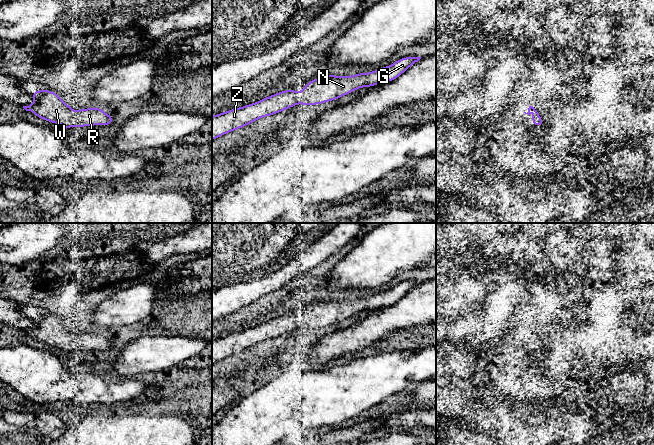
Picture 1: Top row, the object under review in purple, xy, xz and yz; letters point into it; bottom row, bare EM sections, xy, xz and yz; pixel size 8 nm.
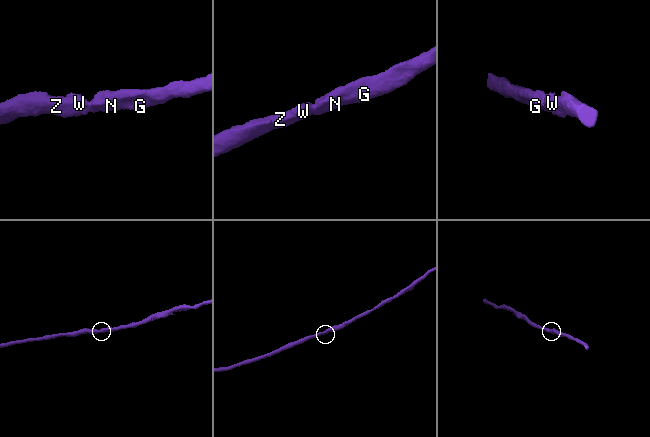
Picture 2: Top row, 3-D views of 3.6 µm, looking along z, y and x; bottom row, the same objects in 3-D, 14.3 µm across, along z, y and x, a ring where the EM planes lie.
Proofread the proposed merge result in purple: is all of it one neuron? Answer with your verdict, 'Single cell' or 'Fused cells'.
Single cell

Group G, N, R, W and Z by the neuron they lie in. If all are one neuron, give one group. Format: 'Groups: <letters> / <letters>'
Groups: G N R W Z

